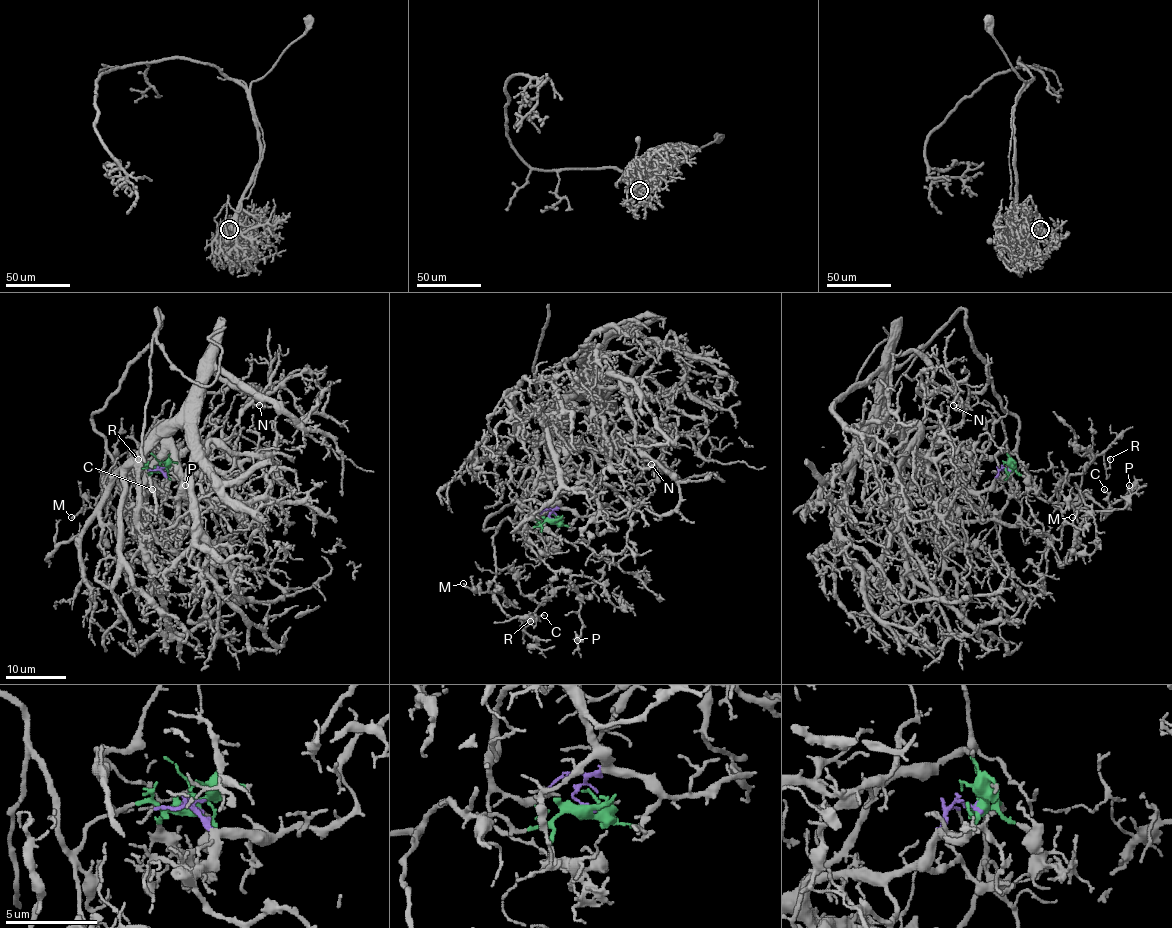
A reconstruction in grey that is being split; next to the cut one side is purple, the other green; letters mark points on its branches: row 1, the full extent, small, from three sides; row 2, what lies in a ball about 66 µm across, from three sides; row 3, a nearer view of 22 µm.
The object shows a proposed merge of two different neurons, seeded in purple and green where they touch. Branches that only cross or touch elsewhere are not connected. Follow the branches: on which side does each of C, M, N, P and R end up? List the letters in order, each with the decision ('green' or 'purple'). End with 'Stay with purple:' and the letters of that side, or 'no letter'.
C: green
M: green
N: purple
P: green
R: green
Stay with purple: N

